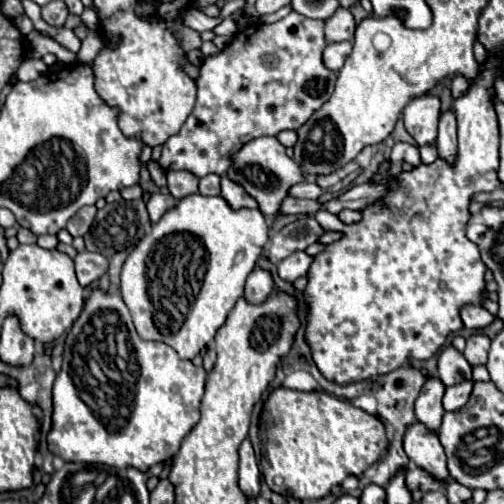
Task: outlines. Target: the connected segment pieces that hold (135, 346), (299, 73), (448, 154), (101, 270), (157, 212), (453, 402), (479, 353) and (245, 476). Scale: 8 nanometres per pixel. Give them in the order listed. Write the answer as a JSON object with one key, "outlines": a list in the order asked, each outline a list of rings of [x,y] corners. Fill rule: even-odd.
{"outlines":[[[[92,291],[84,311],[72,325],[66,345],[64,363],[54,381],[54,415],[52,431],[48,433],[48,449],[64,461],[78,463],[102,463],[116,469],[136,467],[138,471],[148,471],[152,465],[172,459],[182,439],[192,431],[196,421],[200,421],[200,399],[206,385],[204,367],[196,367],[192,361],[184,361],[178,353],[156,341],[144,341],[130,319],[130,311],[122,297],[108,295],[104,291]],[[114,335],[126,335],[126,355],[116,351]]],[[[290,11],[284,19],[272,25],[254,23],[236,33],[226,49],[204,59],[200,77],[196,79],[198,101],[194,111],[182,125],[180,133],[164,143],[162,157],[158,161],[160,167],[164,171],[186,169],[196,177],[204,177],[208,173],[224,175],[228,165],[232,165],[232,153],[242,149],[248,141],[262,135],[276,135],[284,129],[300,129],[300,125],[304,125],[304,121],[308,121],[308,117],[312,117],[312,113],[320,109],[320,105],[324,105],[324,101],[328,101],[328,97],[334,93],[338,73],[330,71],[322,61],[322,51],[326,45],[324,21],[308,19],[296,11]],[[290,87],[298,89],[296,99],[288,99]]],[[[452,111],[440,117],[438,125],[438,157],[452,165],[456,161],[456,117]]],[[[80,251],[74,259],[76,263],[76,275],[82,287],[92,285],[94,281],[98,281],[106,271],[108,271],[108,259],[100,253],[92,253],[92,251]]],[[[154,193],[148,199],[148,213],[150,213],[150,221],[156,223],[170,207],[176,205],[176,199],[170,195],[162,195],[162,193]]],[[[462,381],[460,385],[452,385],[452,387],[446,387],[446,393],[444,393],[444,399],[442,399],[442,405],[446,411],[456,411],[456,409],[462,409],[466,403],[468,403],[468,397],[472,393],[472,385],[474,381]]],[[[474,333],[466,339],[464,357],[472,367],[484,365],[488,359],[488,349],[490,349],[490,337],[486,337],[484,333]]],[[[248,437],[242,441],[238,455],[240,455],[240,469],[238,469],[240,481],[238,481],[238,485],[248,497],[256,497],[256,495],[260,495],[260,471],[258,471],[254,449],[252,449],[252,443]]]]}

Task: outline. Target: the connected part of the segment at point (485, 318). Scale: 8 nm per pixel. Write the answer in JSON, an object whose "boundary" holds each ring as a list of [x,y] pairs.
{"boundary":[[[464,305],[460,317],[468,329],[484,329],[494,319],[494,315],[490,315],[482,305]]]}

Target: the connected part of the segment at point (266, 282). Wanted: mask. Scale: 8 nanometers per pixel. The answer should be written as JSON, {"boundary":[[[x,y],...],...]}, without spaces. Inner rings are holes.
{"boundary":[[[256,267],[246,279],[244,297],[250,303],[262,303],[272,293],[272,289],[274,289],[274,281],[272,281],[270,271]]]}

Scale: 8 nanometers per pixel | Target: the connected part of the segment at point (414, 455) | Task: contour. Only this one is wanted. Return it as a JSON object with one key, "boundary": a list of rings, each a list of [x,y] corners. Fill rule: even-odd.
{"boundary":[[[414,421],[406,429],[404,451],[412,463],[426,469],[430,475],[434,475],[438,479],[448,477],[444,447],[440,445],[438,435],[432,433],[426,425],[420,425],[420,421]]]}

